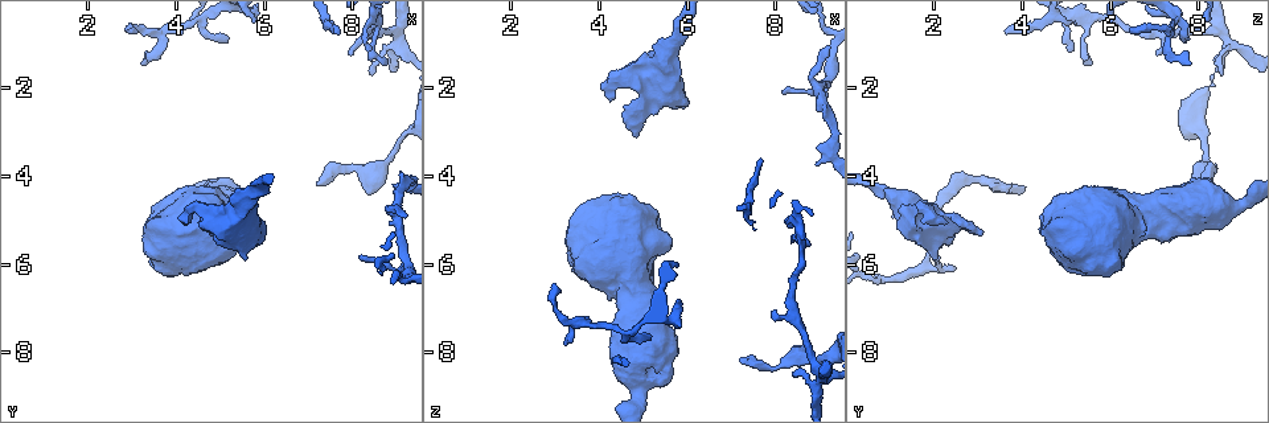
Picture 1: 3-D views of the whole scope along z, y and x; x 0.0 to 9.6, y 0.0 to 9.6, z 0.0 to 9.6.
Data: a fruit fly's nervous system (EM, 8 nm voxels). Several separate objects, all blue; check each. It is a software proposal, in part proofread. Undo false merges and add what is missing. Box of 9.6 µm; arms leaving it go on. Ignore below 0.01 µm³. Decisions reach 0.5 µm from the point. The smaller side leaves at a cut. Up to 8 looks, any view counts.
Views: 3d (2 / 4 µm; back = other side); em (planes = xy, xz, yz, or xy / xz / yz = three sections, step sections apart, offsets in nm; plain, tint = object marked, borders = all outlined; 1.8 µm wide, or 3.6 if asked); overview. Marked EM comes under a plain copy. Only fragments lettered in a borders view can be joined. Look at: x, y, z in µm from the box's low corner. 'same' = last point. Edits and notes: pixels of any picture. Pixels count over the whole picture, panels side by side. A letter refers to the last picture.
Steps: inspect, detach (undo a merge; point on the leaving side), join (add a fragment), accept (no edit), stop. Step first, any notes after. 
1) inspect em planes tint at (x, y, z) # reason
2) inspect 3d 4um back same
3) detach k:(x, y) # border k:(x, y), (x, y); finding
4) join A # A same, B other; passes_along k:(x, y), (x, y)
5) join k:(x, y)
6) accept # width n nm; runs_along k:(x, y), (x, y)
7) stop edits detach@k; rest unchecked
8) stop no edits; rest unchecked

inspect 3d 2um back at (8.75, 1.40, 5.55) # thin end

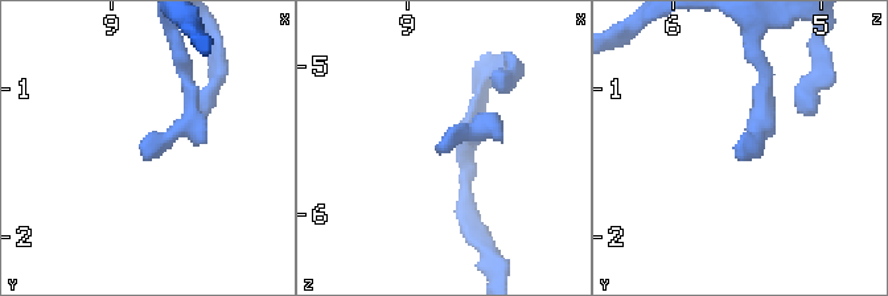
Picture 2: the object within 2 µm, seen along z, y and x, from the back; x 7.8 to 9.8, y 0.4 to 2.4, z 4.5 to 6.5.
inspect em xz step 8 borders at (8.76, 1.48, 5.54)

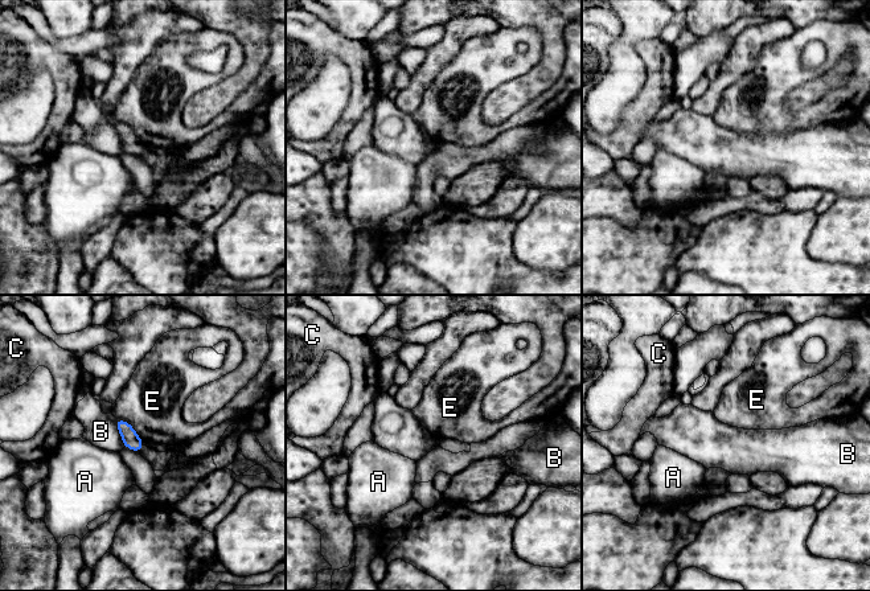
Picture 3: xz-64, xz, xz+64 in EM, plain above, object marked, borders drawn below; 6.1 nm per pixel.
inspect em planes borders same

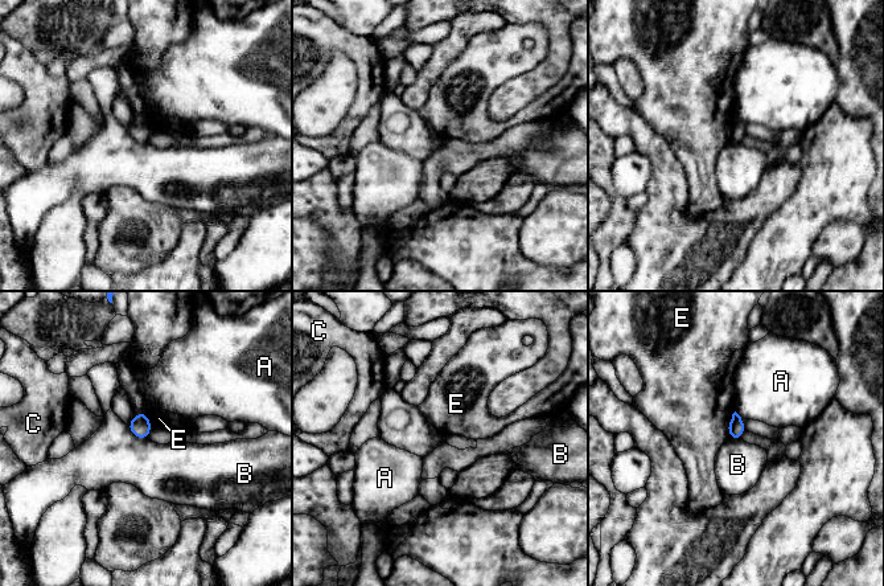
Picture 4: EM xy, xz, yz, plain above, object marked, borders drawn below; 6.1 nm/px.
accept # longest_contact E 170 nm; A other, B other, C other, E other; border 4:(126, 425), (135, 435), (147, 439); no lettered fragment goes on from it

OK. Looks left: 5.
inspect em planes borders at (7.65, 0.65, 3.65) # thin end

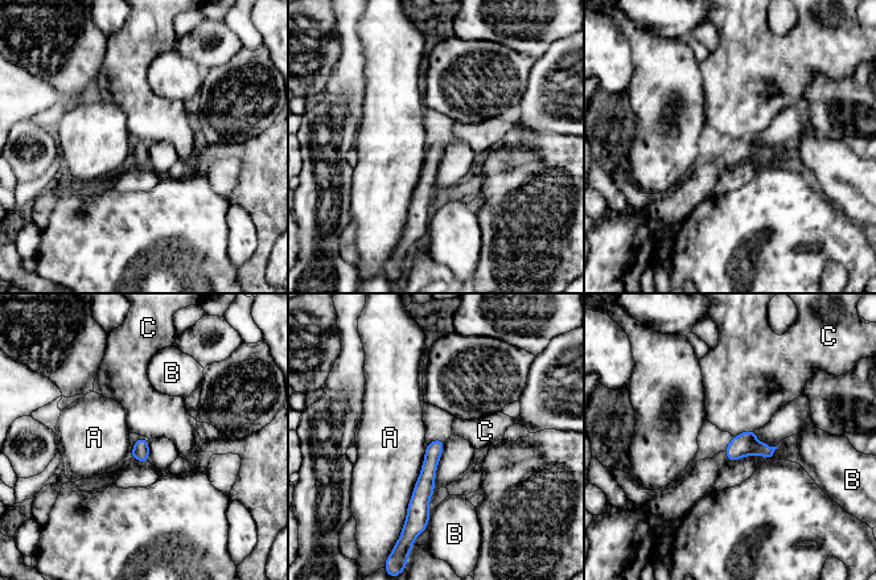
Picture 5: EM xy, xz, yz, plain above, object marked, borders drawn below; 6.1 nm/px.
accept # A other, B other, C other; border 5:(755, 428), (745, 430), (733, 436); none of them fits

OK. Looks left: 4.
inspect 3d 4um at (7.20, 4.20, 8.25) # an open end

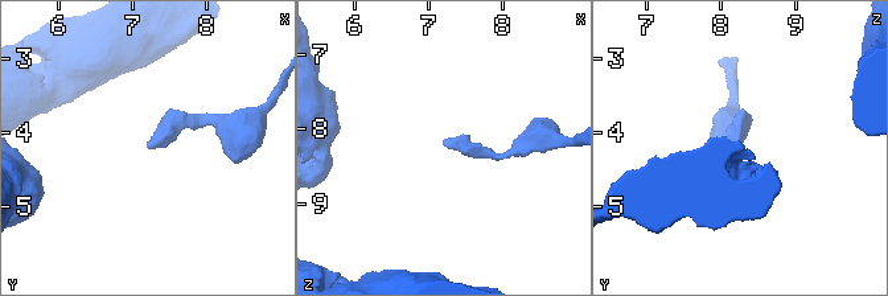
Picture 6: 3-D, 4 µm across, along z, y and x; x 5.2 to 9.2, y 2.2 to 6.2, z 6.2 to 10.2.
inspect em planes borders at (7.25, 4.15, 8.25)

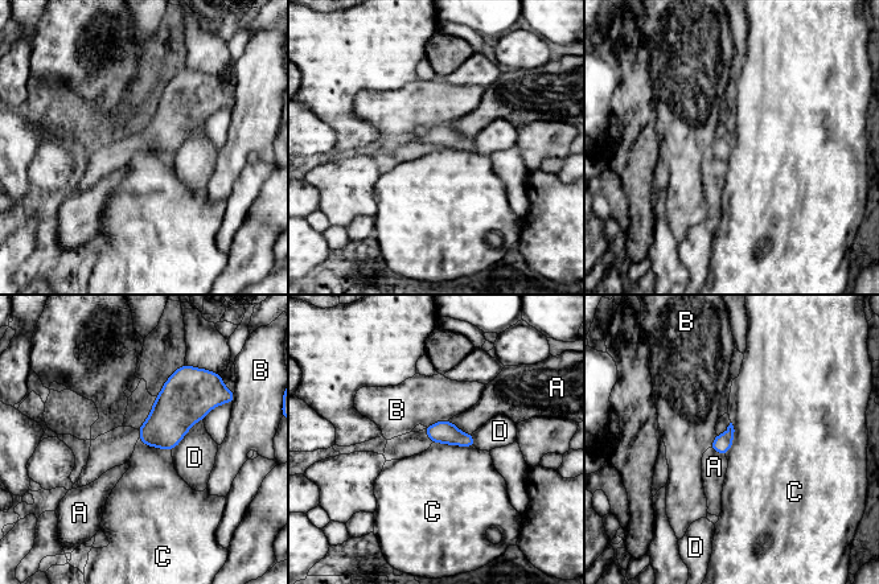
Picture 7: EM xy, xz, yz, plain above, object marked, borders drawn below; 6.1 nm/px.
accept # A other, B other, C other, D other; border 7:(432, 441), (475, 448); no lettered fragment goes on from it

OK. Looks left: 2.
stop no edits; rest unchecked

